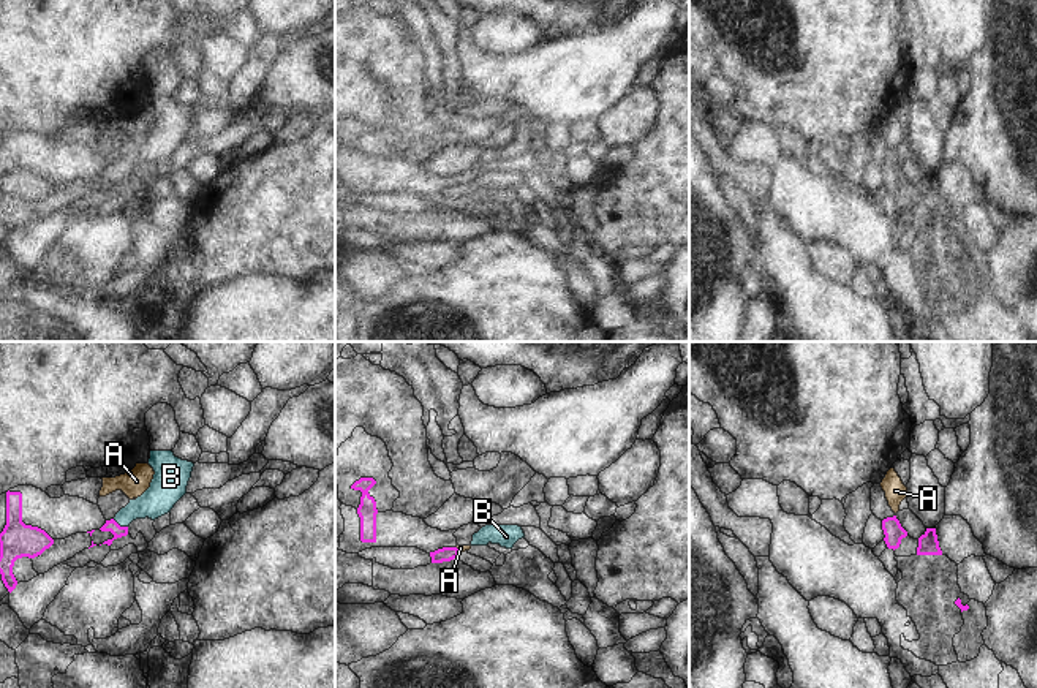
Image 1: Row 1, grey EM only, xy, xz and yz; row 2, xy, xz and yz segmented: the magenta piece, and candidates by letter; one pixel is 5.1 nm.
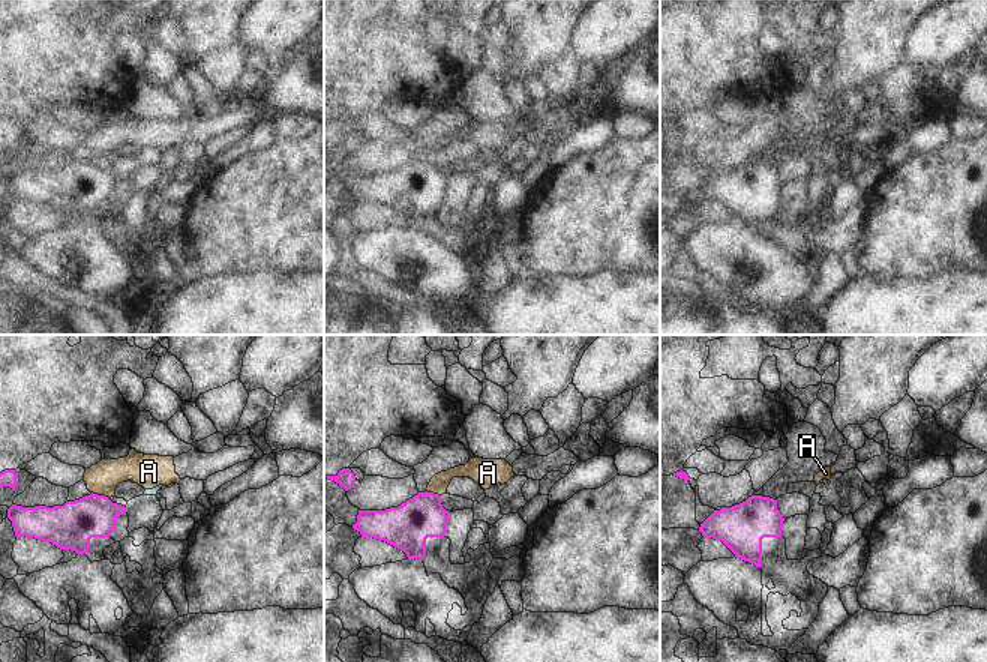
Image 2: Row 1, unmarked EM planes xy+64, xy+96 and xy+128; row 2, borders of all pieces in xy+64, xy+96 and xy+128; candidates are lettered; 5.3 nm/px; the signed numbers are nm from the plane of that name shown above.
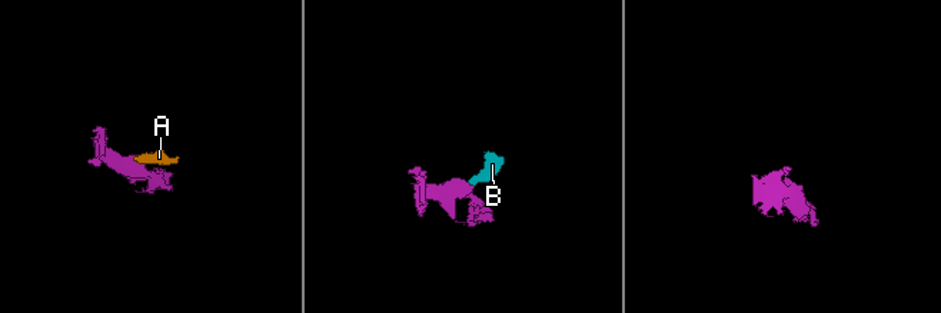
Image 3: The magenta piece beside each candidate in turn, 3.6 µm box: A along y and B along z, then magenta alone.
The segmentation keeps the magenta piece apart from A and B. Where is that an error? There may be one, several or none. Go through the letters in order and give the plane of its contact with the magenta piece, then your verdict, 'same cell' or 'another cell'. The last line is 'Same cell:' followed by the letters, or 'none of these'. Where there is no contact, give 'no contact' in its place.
A: meets magenta in xz; another cell
B: meets magenta in xy; same cell
Same cell: B

